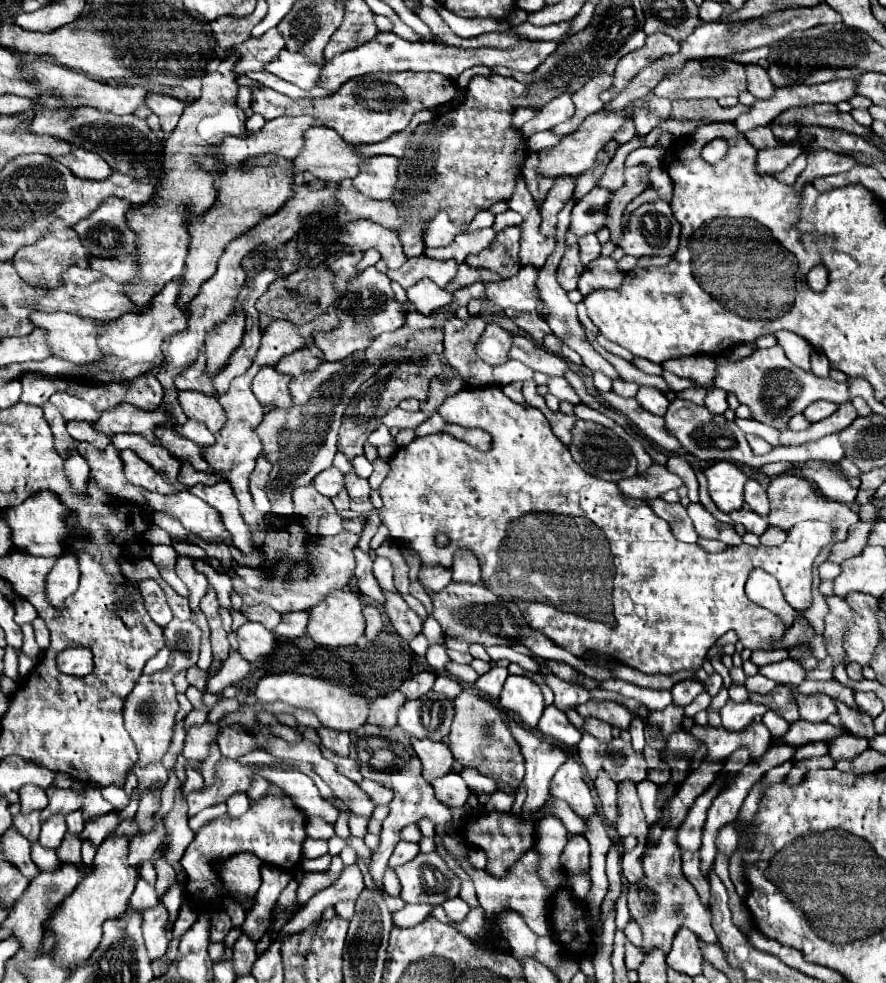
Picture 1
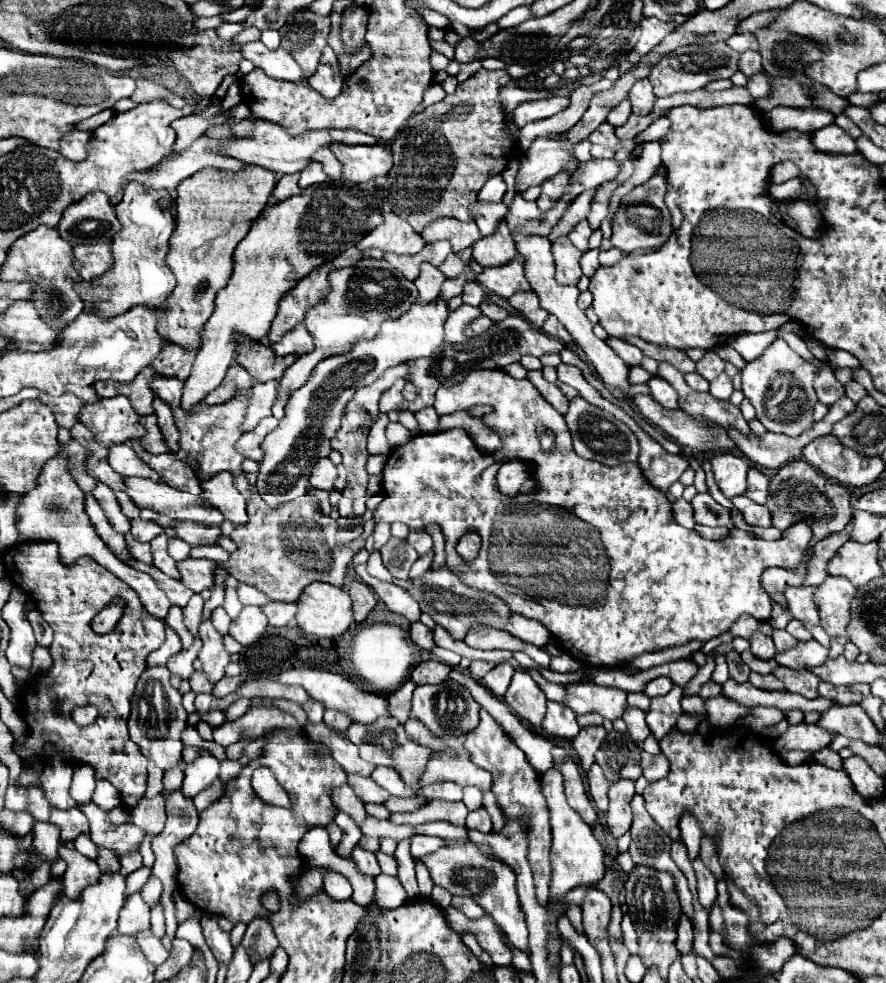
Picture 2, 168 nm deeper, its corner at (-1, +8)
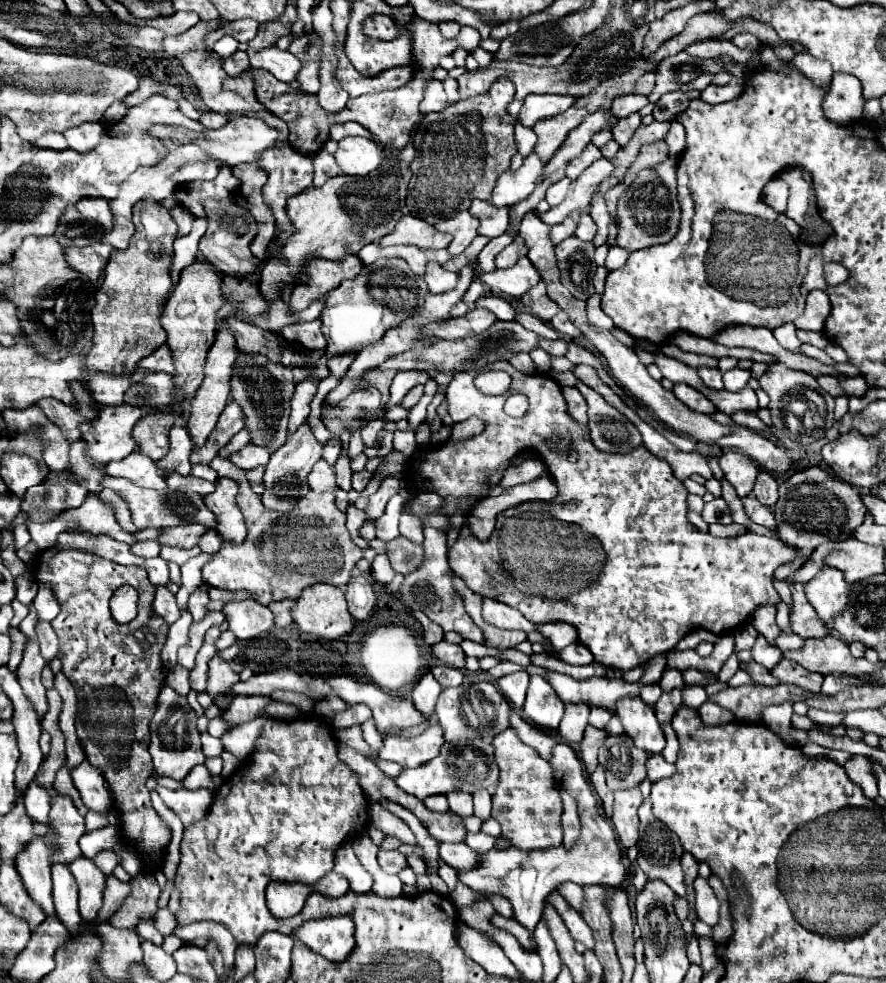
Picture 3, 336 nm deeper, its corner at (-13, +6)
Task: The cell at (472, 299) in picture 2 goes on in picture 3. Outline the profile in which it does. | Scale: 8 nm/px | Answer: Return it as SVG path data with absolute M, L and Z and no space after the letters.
M474 279L474 281L472 281L472 285L470 285L470 289L468 289L468 291L466 291L466 295L464 295L464 303L466 303L468 307L472 307L476 299L484 297L484 293L486 293L486 291L484 291L482 281L480 281L480 279Z

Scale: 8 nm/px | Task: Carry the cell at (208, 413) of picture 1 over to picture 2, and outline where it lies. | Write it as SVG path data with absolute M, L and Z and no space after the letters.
M154 377L152 383L150 383L152 393L158 395L168 405L174 405L174 407L180 405L182 387L184 387L184 383L180 379L176 379L176 377Z

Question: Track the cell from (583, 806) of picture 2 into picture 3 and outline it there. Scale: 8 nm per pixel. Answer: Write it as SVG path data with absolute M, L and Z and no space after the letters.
M558 743L558 747L554 747L554 759L550 761L550 765L554 769L558 785L570 791L570 795L574 795L574 799L578 801L578 813L582 819L582 839L578 841L578 847L574 851L566 851L564 847L552 847L546 851L522 851L516 847L510 847L506 851L490 849L480 855L480 863L476 867L460 871L458 877L460 883L468 885L480 895L502 895L504 899L508 899L514 909L514 919L526 929L536 927L542 917L548 895L554 893L558 885L574 881L578 885L602 883L618 887L626 877L614 829L610 821L600 813L598 801L584 777L582 763L576 753L568 745Z

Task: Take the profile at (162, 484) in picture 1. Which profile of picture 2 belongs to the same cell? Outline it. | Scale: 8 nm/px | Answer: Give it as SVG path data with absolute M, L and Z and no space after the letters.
M126 443L112 445L108 449L108 463L122 477L144 477L144 479L160 481L158 473L154 473L154 469L150 469L146 463L142 463L136 457L134 449L130 445L126 445Z

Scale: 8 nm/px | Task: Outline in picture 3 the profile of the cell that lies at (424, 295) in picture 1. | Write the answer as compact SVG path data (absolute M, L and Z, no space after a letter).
M428 263L426 265L426 275L424 275L430 293L446 293L450 289L456 287L458 281L458 273L446 271L442 265L438 263Z

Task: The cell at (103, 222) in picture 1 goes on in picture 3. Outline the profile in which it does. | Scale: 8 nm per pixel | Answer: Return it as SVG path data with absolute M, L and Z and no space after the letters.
M80 199L74 207L68 207L60 219L54 237L64 245L90 245L100 243L114 227L108 199Z

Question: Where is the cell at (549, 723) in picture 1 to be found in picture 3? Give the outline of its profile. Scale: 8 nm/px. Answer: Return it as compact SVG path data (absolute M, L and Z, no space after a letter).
M566 703L566 711L564 711L564 719L558 727L560 739L564 743L580 743L584 729L588 725L588 715L590 715L590 707L586 705L574 705L574 703Z

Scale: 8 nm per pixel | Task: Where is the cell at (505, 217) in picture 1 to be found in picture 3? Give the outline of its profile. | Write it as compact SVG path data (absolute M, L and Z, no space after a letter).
M474 199L468 211L480 219L480 229L478 229L480 235L492 239L508 229L508 207L494 207L490 201Z

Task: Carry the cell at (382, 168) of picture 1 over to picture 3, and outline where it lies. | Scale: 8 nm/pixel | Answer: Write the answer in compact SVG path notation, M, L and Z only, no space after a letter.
M344 137L334 153L336 163L344 175L366 177L384 161L384 151L378 143L364 137Z

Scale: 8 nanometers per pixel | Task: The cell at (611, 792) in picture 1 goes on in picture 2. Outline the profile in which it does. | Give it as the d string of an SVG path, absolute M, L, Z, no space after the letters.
M594 763L594 765L588 769L586 777L588 777L588 789L590 789L590 795L592 795L594 805L596 805L602 813L606 813L606 809L608 809L608 795L606 795L606 793L608 793L608 781L606 781L602 769Z

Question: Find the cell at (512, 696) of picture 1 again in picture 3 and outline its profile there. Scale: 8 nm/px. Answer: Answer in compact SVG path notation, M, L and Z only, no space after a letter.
M534 675L528 685L522 713L530 723L538 727L556 729L558 723L562 721L564 703L558 699L558 695L554 695L554 689L550 687L548 681Z

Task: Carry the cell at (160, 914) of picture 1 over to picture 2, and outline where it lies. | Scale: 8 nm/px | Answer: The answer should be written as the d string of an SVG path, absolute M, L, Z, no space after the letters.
M148 929L148 931L138 933L138 935L136 935L136 941L138 941L138 945L140 945L142 953L146 955L146 959L148 959L154 967L162 965L162 963L168 959L168 951L166 951L166 949L164 949L164 945L160 943L160 939L152 935L152 931L150 931L150 929Z

